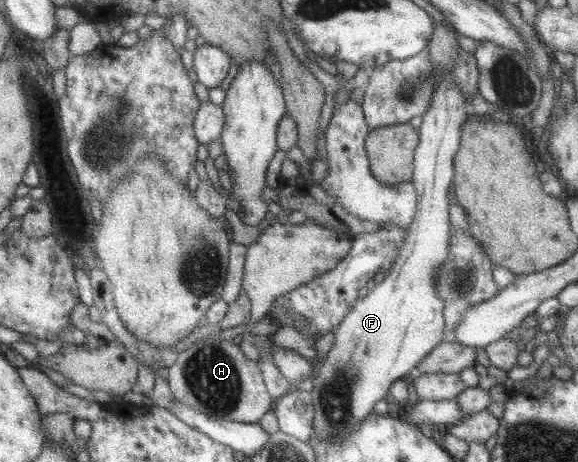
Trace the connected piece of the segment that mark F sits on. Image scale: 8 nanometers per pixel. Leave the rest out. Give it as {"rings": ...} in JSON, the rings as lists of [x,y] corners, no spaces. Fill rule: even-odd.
{"rings":[[[433,21],[432,31],[427,40],[426,51],[430,63],[438,74],[437,88],[433,92],[429,108],[423,112],[421,126],[417,128],[418,144],[413,154],[413,175],[410,182],[417,191],[417,204],[415,214],[412,216],[409,227],[405,230],[403,246],[399,249],[396,261],[390,266],[380,283],[375,284],[371,291],[361,299],[357,299],[351,310],[335,327],[334,340],[325,356],[315,365],[312,374],[313,388],[309,392],[312,398],[314,417],[312,427],[314,438],[328,444],[339,444],[345,440],[361,421],[373,413],[373,406],[387,394],[391,383],[399,379],[409,379],[414,373],[415,365],[426,354],[429,354],[444,337],[444,302],[434,293],[432,276],[437,265],[447,256],[449,238],[451,238],[450,221],[448,220],[447,195],[449,184],[454,176],[453,156],[457,153],[460,142],[461,127],[465,125],[470,109],[463,100],[461,92],[455,88],[452,76],[452,60],[458,53],[456,30],[450,22]]]}

